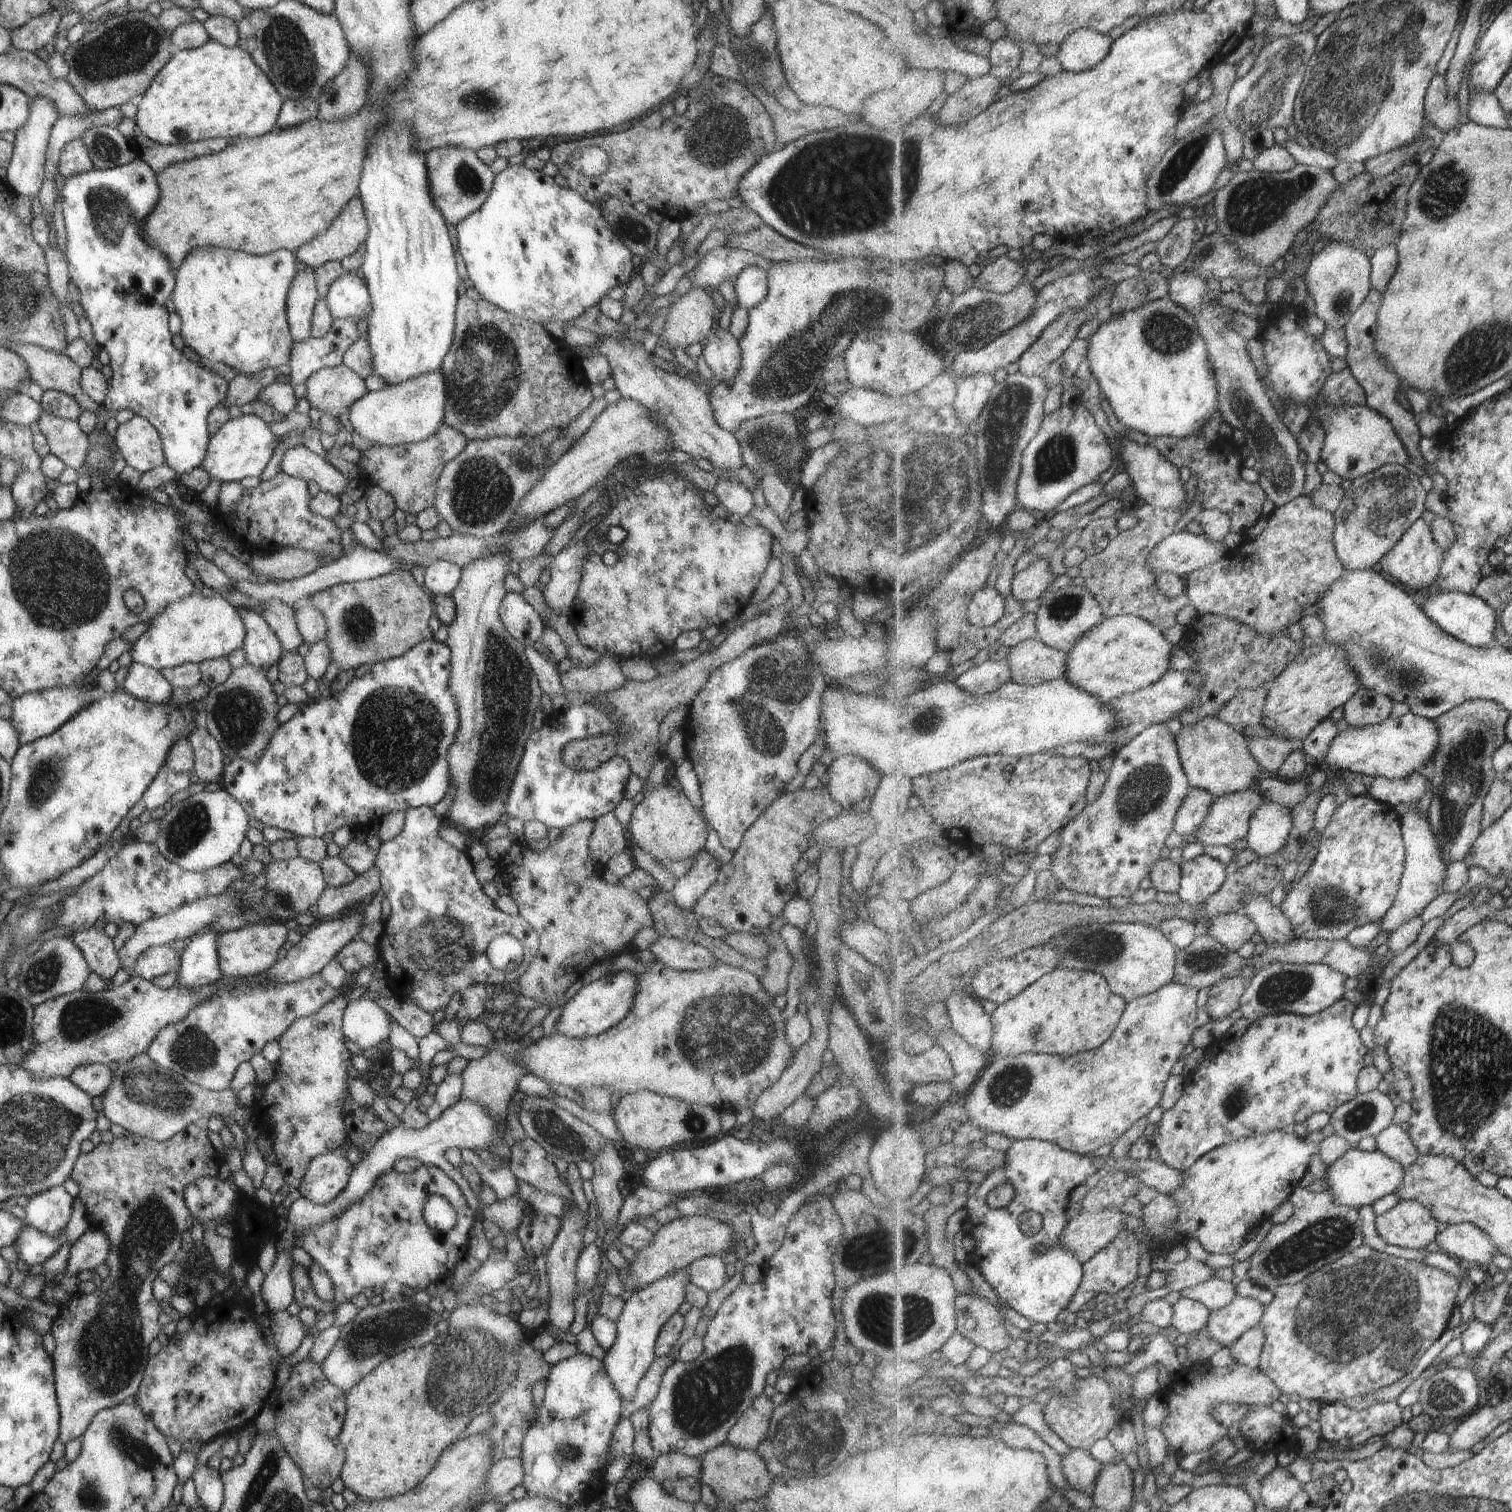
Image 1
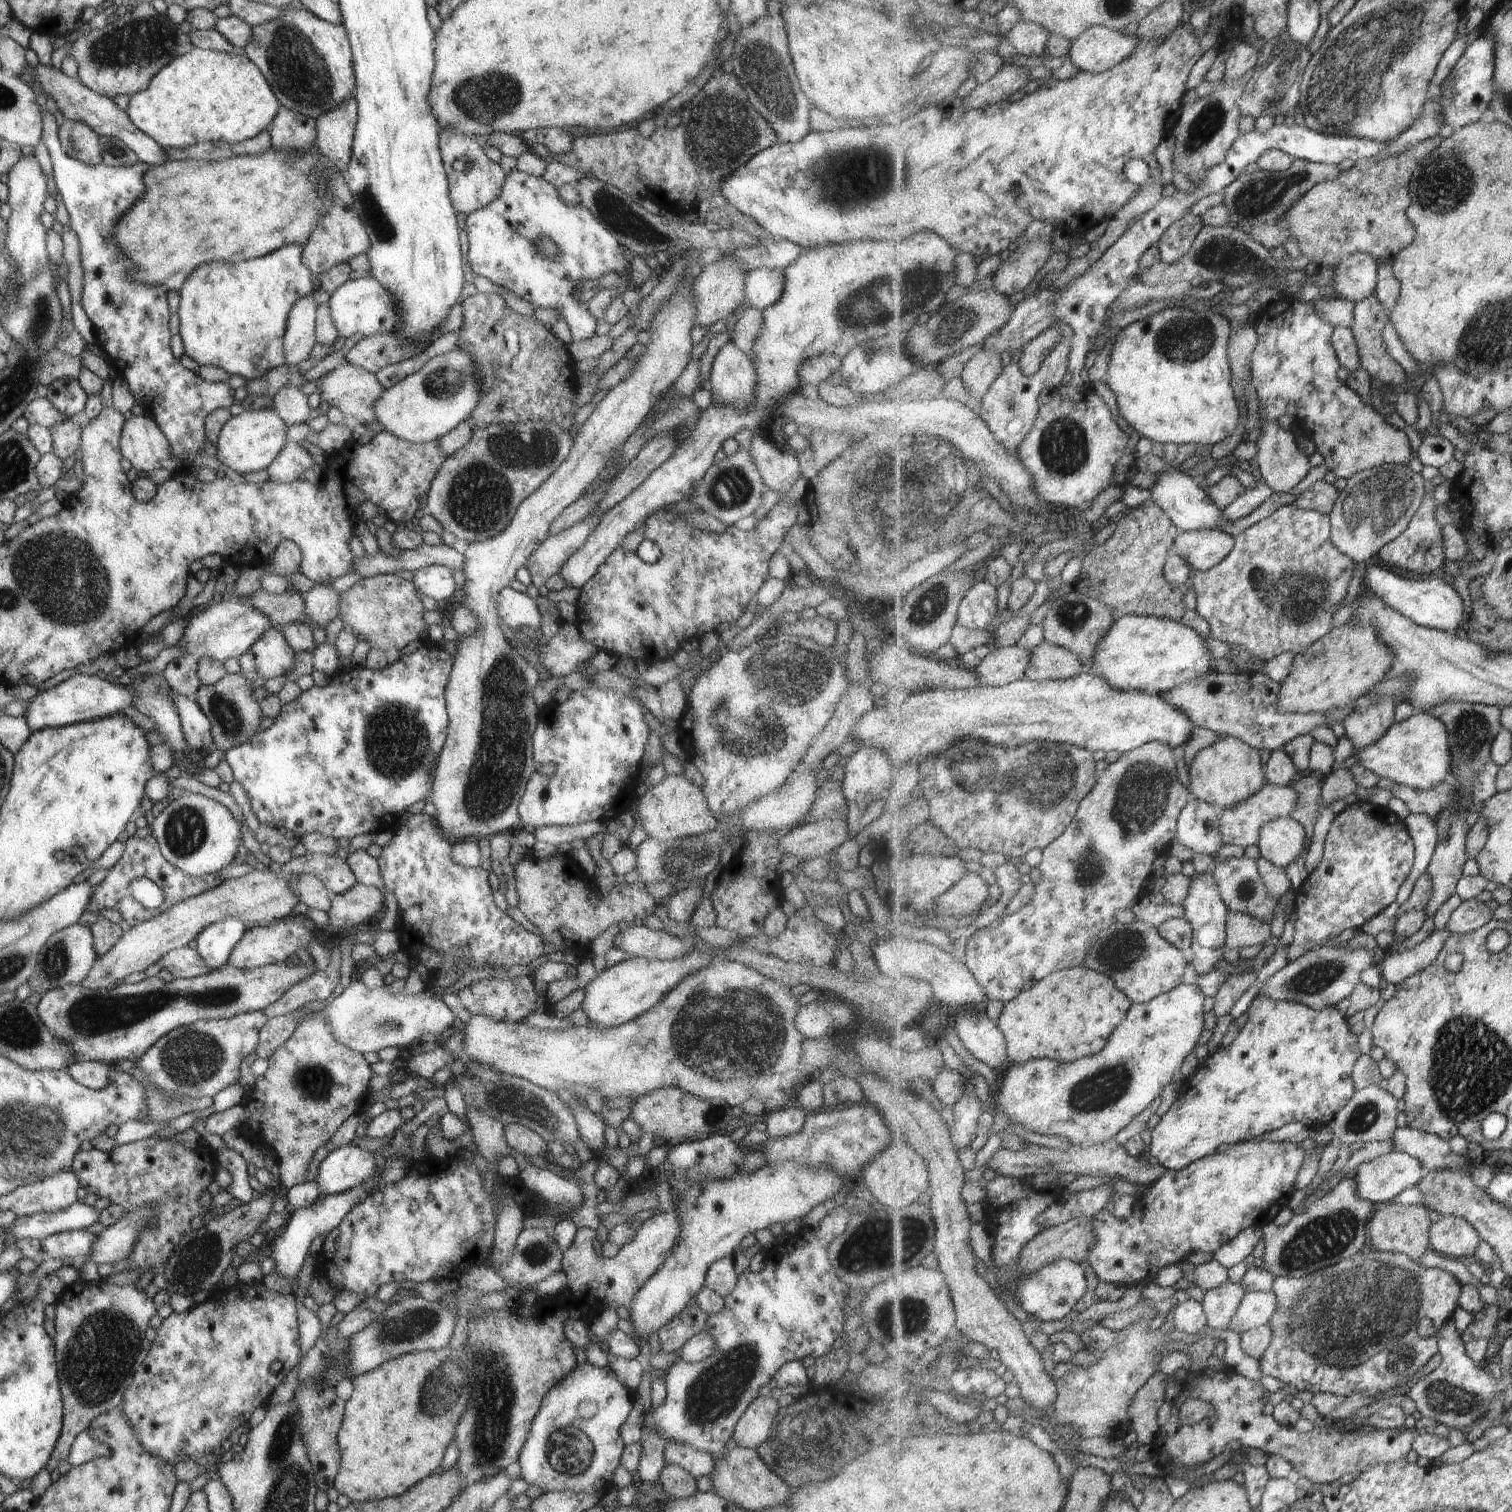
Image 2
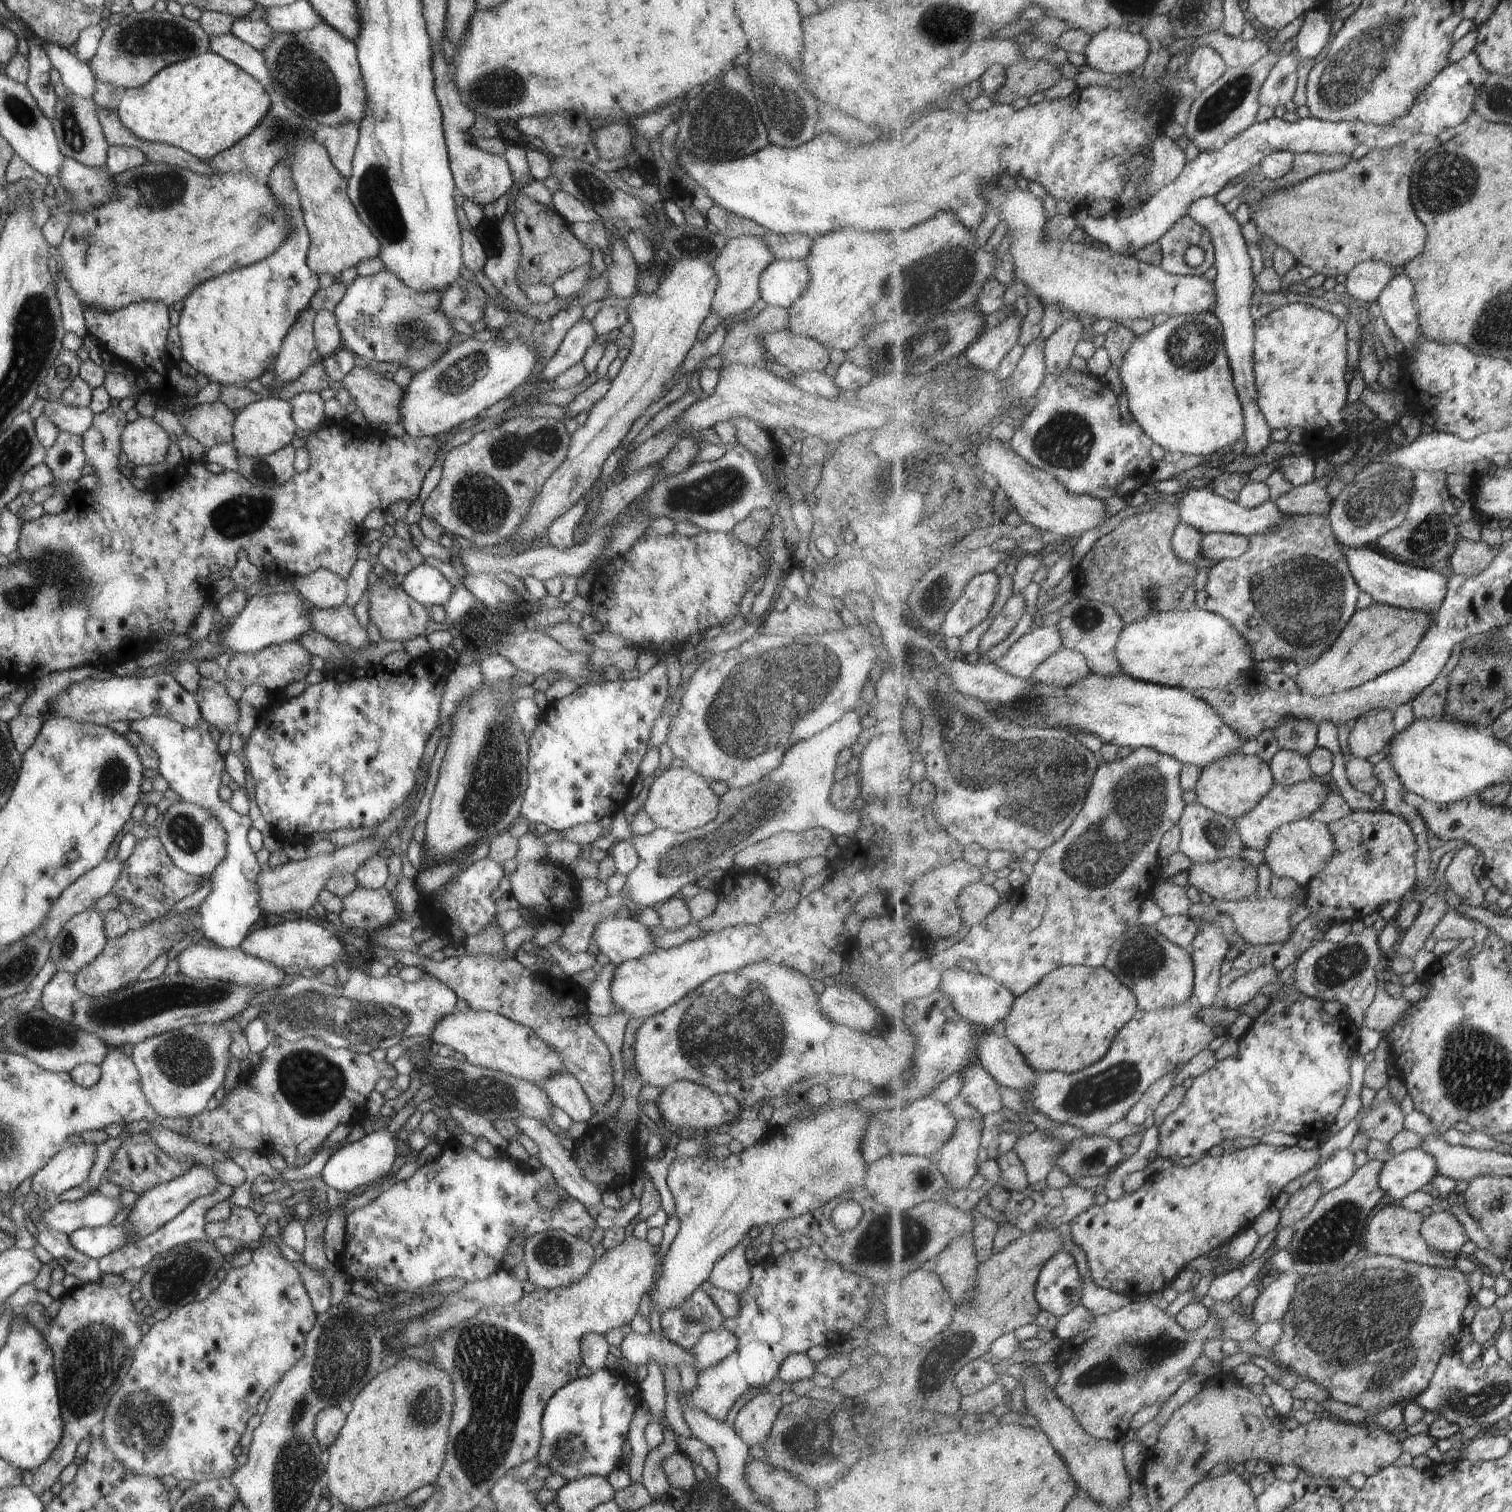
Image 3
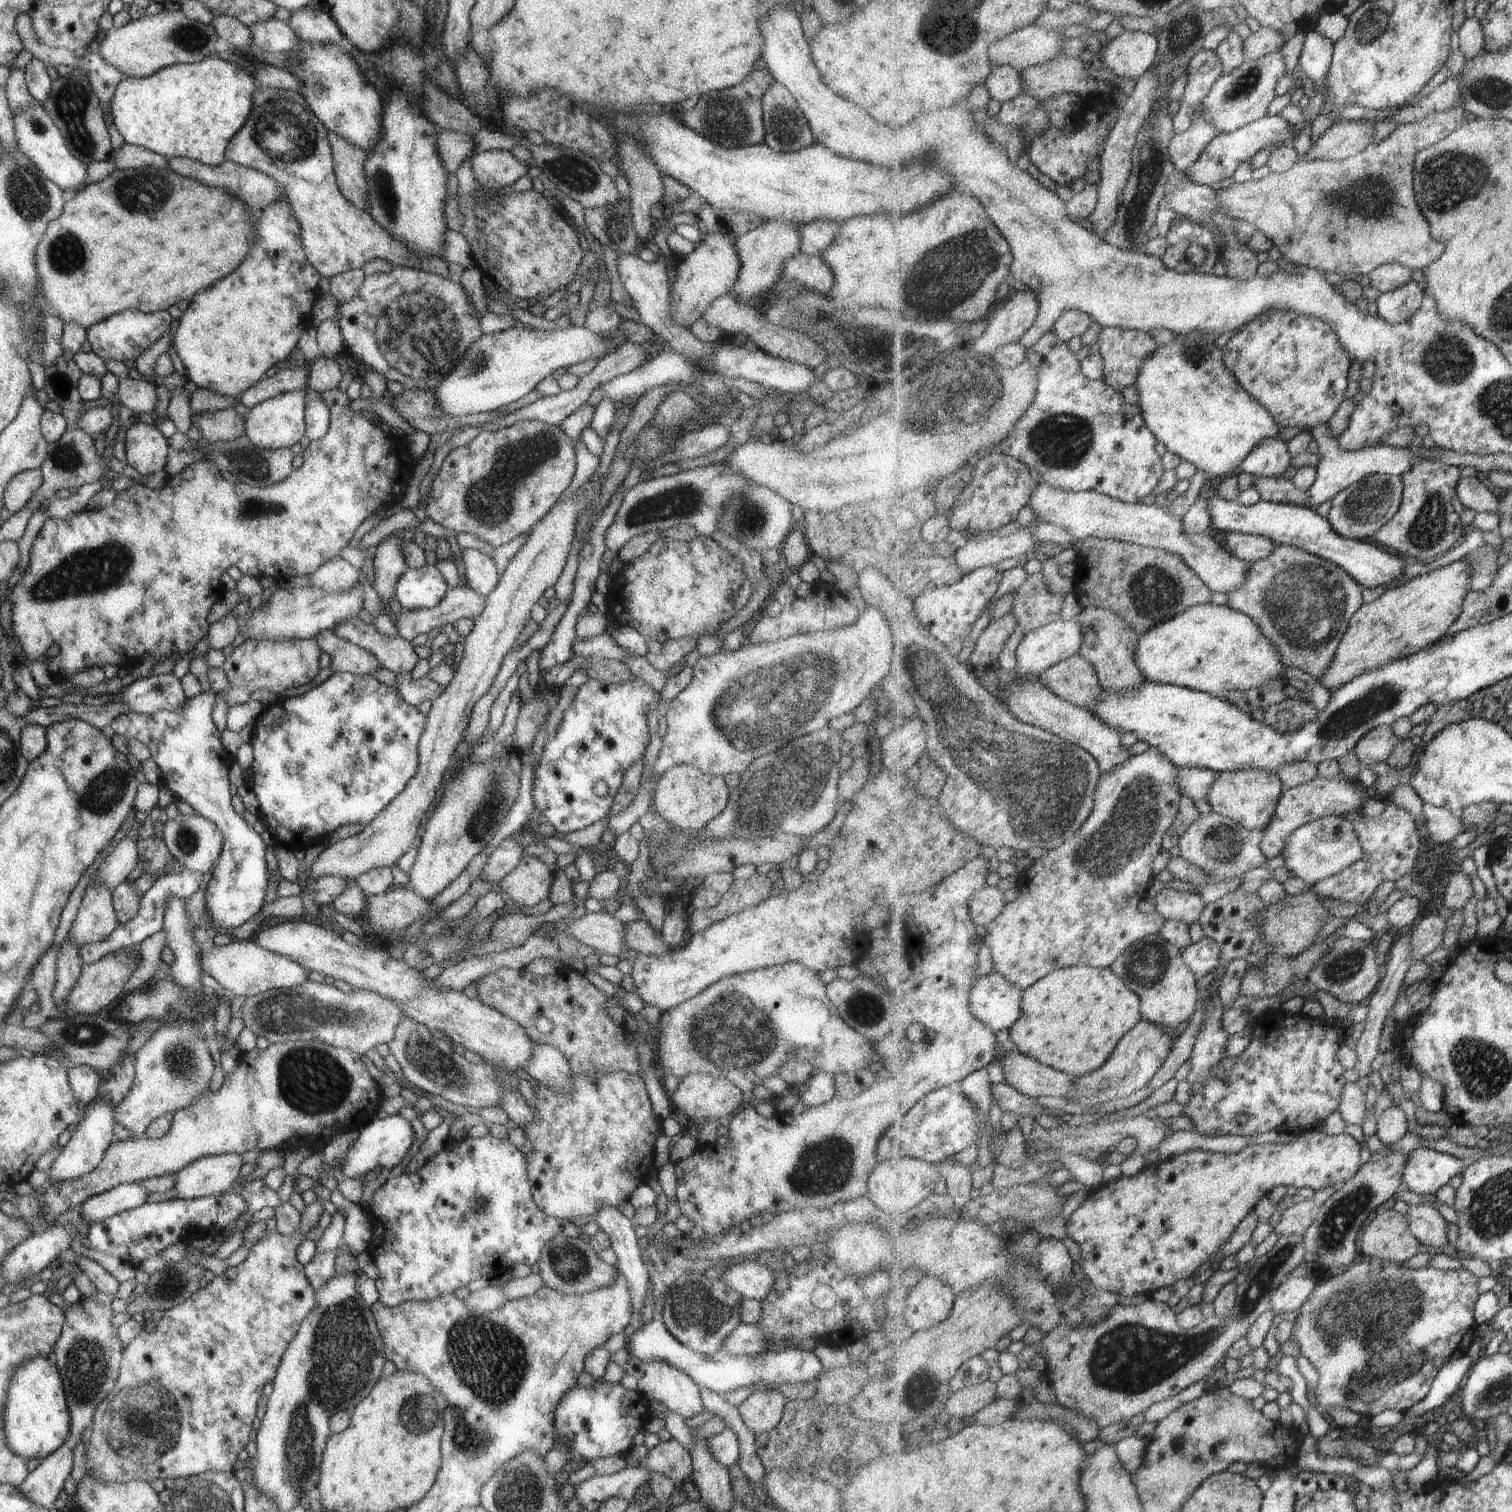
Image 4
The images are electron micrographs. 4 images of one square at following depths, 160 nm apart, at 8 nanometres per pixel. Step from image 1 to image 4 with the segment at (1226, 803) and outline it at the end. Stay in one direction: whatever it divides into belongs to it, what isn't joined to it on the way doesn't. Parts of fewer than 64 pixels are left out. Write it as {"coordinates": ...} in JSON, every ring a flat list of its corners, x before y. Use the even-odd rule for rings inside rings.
{"coordinates":[[1318,777,1309,784,1287,789,1283,798,1279,800,1271,824,1262,830,1262,840,1259,843,1267,859,1277,858,1282,854,1286,840,1299,828,1307,824,1331,816,1347,816,1351,812,1361,811,1362,800,1370,796,1377,797,1373,789,1366,789,1356,779,1329,779]]}

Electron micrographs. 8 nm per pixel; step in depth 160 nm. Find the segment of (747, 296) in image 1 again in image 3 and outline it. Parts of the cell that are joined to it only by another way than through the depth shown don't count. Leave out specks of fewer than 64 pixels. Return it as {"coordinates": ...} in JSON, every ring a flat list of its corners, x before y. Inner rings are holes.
{"coordinates":[[775,259,761,272,758,289,766,305,786,309,807,286,808,272,803,261]]}

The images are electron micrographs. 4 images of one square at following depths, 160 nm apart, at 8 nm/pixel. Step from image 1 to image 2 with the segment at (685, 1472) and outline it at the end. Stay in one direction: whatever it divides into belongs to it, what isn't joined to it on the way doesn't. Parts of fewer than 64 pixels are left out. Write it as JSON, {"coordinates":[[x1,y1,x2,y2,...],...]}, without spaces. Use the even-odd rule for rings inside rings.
{"coordinates":[[664,1443,663,1458,666,1464,675,1465,695,1478,708,1475,714,1464,715,1455,679,1443]]}

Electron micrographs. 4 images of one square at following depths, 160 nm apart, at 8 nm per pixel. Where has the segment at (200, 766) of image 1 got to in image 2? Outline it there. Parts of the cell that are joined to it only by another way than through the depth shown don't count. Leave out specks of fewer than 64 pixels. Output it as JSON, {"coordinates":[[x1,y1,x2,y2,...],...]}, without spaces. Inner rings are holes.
{"coordinates":[[171,688,170,691,180,720,182,735,188,748,193,749,194,752,205,750,207,756,212,743,210,724,207,717,201,712,193,698,175,693]]}

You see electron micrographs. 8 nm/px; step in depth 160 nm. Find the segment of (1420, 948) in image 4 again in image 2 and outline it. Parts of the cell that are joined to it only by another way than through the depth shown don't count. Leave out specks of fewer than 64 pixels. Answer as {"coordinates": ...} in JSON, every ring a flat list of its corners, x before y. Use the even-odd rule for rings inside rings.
{"coordinates":[[1479,899,1462,901,1446,924,1453,935,1464,935,1479,930,1493,920,1493,911]]}

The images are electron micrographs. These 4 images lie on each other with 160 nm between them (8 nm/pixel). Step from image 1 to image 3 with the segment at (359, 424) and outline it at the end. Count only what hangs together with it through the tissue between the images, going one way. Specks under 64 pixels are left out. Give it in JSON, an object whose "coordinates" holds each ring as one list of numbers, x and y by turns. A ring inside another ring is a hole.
{"coordinates":[[491,337,483,342,467,339,451,344,430,365,413,374,410,383,403,389,396,410,404,432,414,439,431,437,455,428,464,420,477,417,491,404,509,396,511,391,527,378,537,361,538,351,536,349,519,345,517,342,509,344,506,340,497,337]]}

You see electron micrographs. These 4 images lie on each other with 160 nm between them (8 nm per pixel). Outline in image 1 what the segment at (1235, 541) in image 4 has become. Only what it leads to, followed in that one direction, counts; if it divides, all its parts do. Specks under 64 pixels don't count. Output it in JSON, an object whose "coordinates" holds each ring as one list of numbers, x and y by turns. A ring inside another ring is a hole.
{"coordinates":[[1183,530,1159,543,1149,555,1147,566,1157,578,1165,573,1185,578,1188,573,1212,565,1228,553,1230,551,1223,547,1223,543]]}

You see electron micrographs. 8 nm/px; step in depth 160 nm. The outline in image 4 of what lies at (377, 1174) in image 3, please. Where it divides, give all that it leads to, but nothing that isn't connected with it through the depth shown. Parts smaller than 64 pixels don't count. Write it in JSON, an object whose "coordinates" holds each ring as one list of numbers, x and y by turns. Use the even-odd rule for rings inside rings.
{"coordinates":[[399,1115,387,1116,381,1119,371,1119,358,1132,354,1143,347,1150,341,1165,341,1173,345,1177,359,1177,373,1170,375,1166,380,1166,391,1171,393,1167,400,1163,402,1157,409,1151,414,1133,410,1122,400,1118]]}

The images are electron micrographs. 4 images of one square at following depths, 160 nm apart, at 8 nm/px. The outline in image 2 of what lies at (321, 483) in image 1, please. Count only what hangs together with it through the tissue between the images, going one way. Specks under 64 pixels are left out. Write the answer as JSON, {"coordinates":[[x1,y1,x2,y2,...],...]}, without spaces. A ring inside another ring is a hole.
{"coordinates":[[286,441,276,457,266,466,268,479,276,483,288,483,301,476,313,462,309,453,299,443]]}

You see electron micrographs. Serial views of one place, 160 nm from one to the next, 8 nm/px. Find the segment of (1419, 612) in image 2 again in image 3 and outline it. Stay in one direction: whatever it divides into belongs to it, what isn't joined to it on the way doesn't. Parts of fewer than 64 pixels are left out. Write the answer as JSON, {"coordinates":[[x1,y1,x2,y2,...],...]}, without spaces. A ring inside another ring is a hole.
{"coordinates":[[1341,545,1350,564,1354,579,1363,592,1369,594,1375,602,1391,605,1410,611,1423,611,1433,614,1440,611,1443,601,1448,595,1448,578,1431,569,1411,568,1403,562,1395,562,1385,554,1368,547,1351,548]]}

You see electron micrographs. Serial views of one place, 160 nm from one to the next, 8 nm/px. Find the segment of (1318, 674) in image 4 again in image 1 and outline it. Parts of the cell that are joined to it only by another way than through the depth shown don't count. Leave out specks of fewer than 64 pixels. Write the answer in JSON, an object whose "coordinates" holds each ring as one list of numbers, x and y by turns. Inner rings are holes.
{"coordinates":[[1313,492,1278,507,1259,536,1254,539,1245,538,1221,560,1185,576,1186,593,1199,614,1231,617,1241,624,1251,625,1260,633,1268,635,1274,635,1279,631,1285,631,1288,634,1287,626,1304,616,1303,606,1318,604,1322,592,1337,582,1347,568,1339,558,1334,543,1335,517,1317,508,1312,503,1311,494]]}

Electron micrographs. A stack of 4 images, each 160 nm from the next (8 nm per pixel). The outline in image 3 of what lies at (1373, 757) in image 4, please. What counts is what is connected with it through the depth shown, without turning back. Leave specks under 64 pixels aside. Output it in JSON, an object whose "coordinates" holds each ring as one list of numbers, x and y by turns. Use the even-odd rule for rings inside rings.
{"coordinates":[[1374,709,1361,715,1350,726,1348,744,1351,754,1367,759,1383,752,1397,734,1394,713,1387,709]]}

